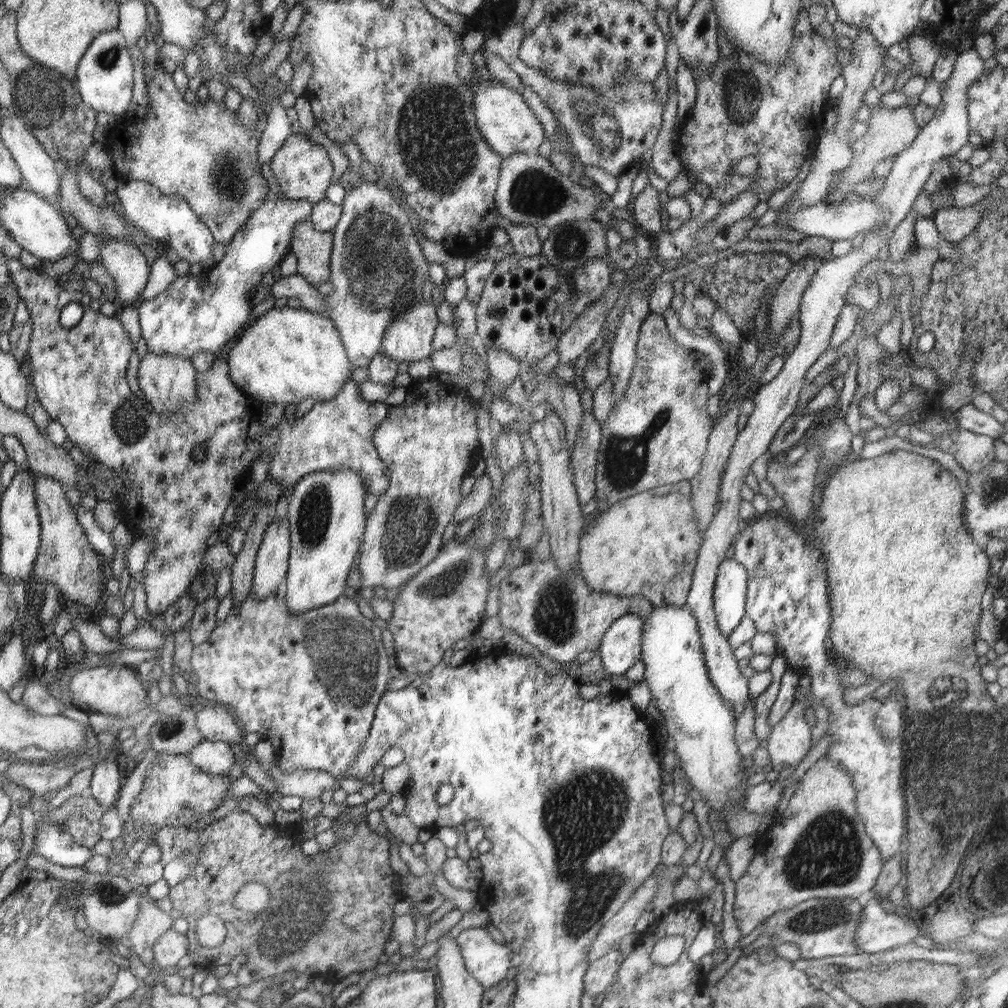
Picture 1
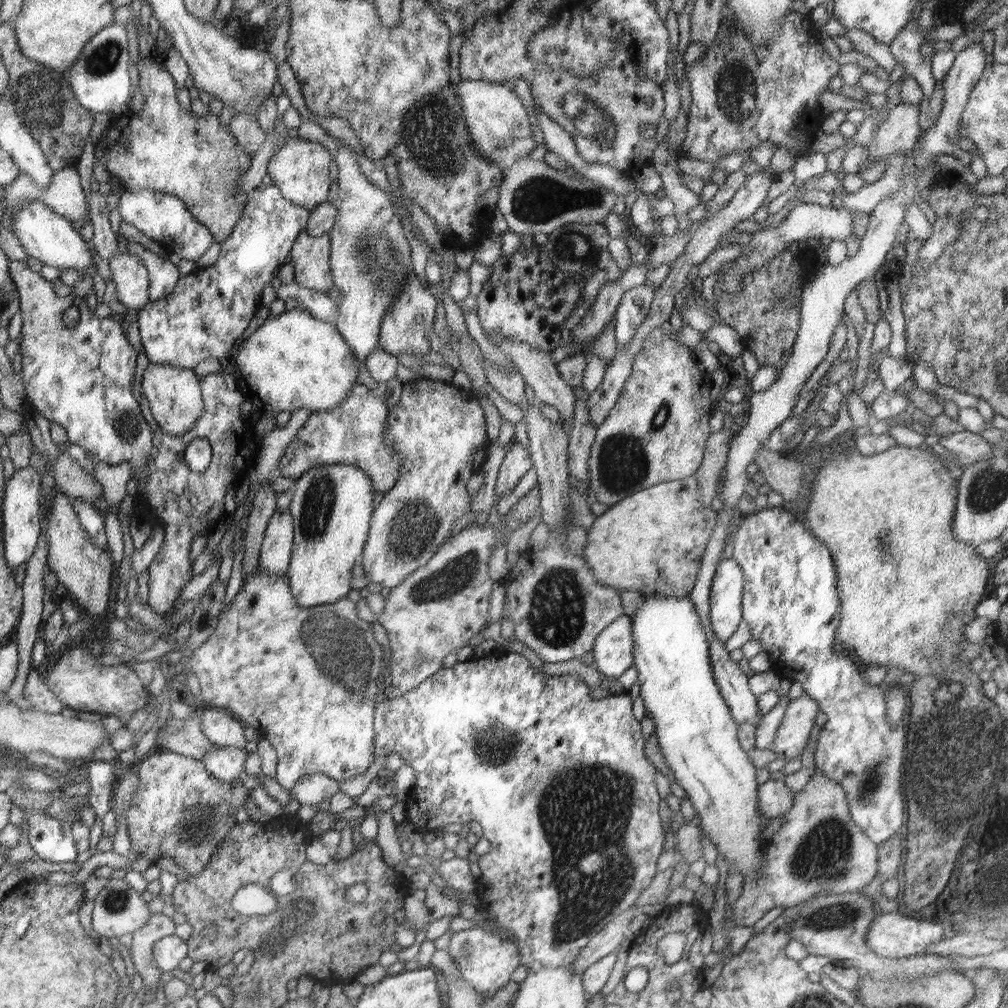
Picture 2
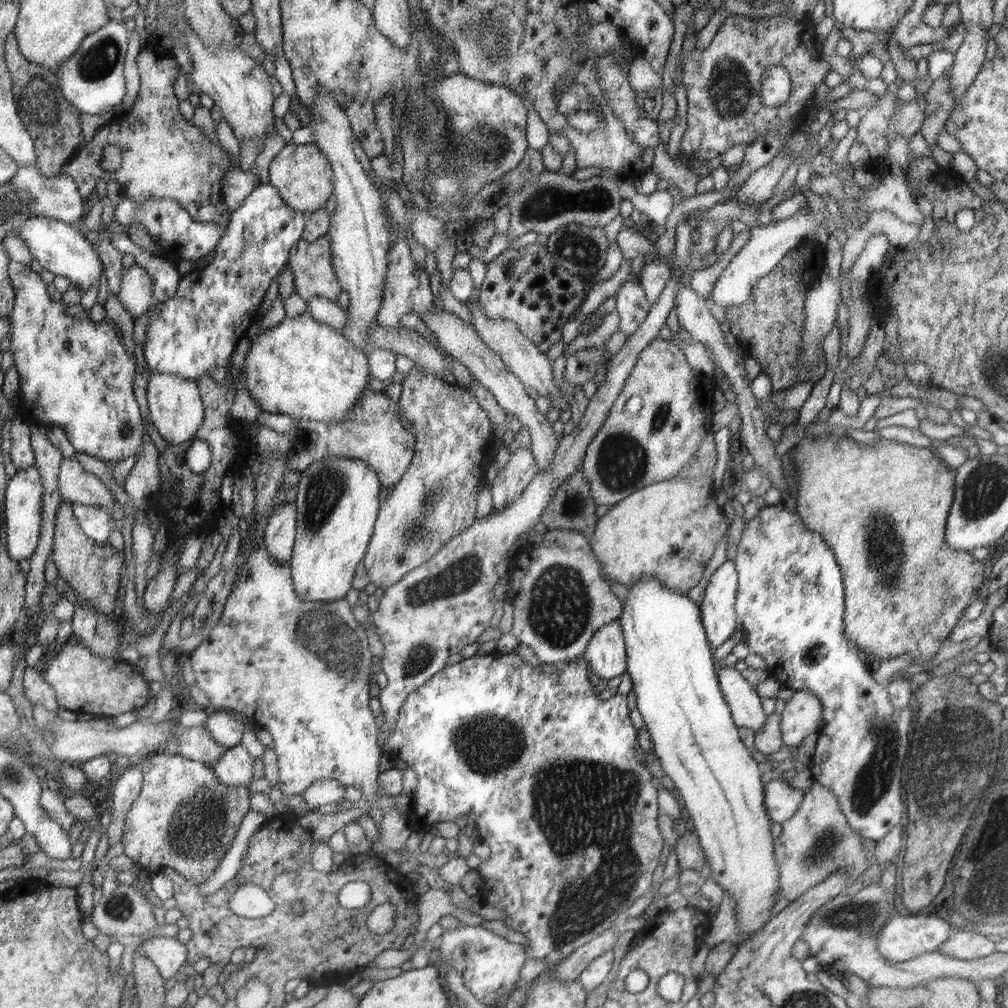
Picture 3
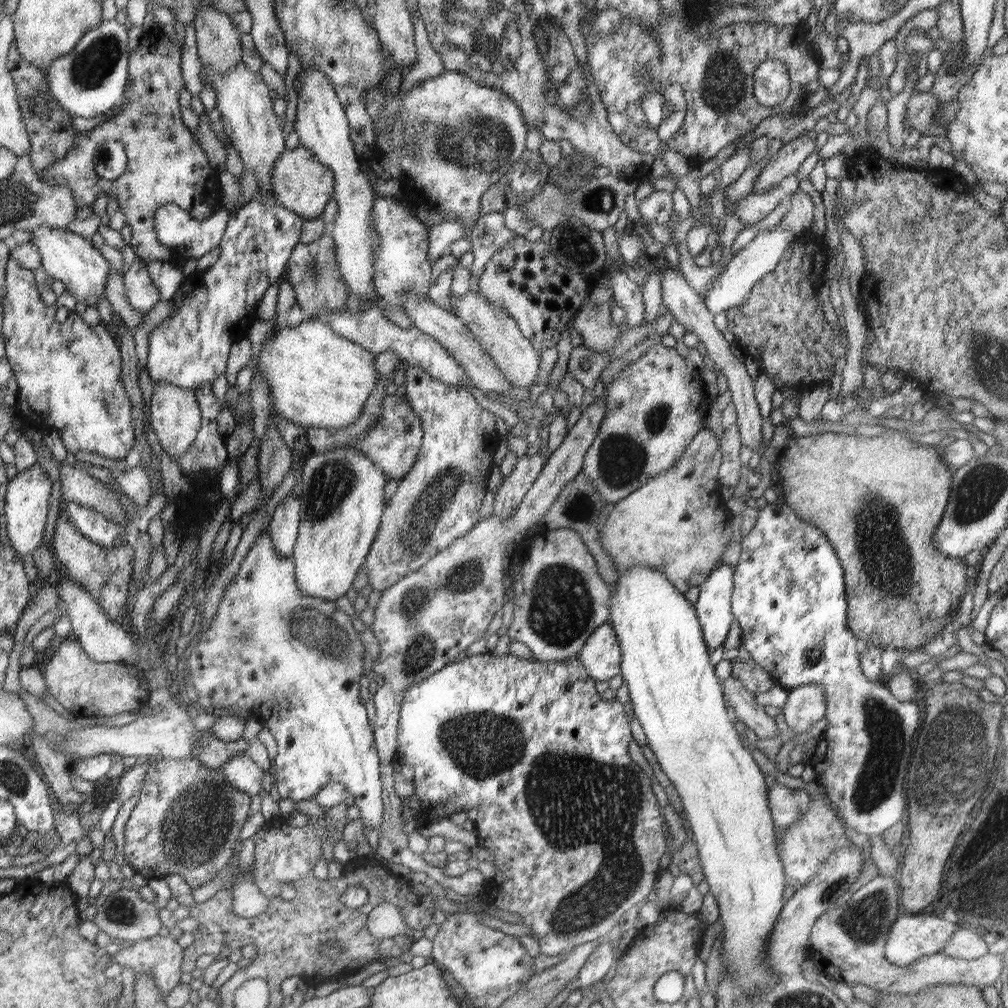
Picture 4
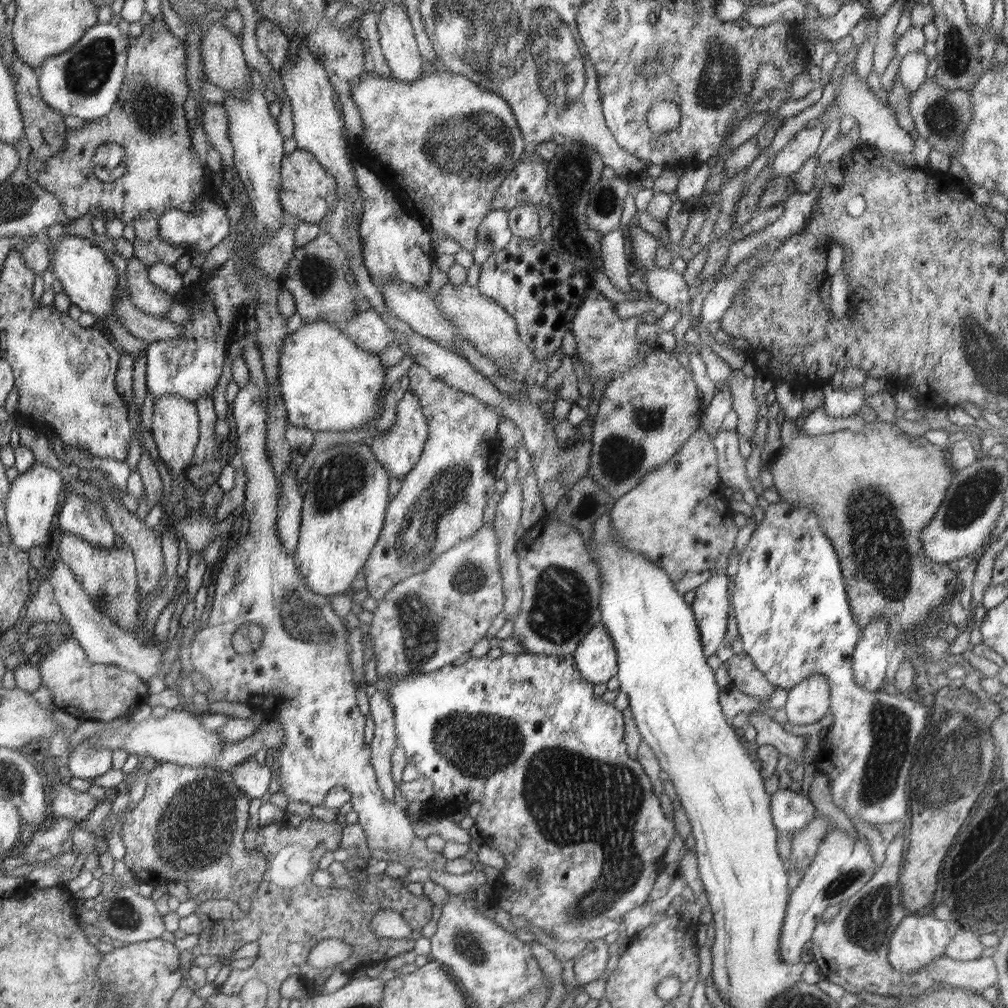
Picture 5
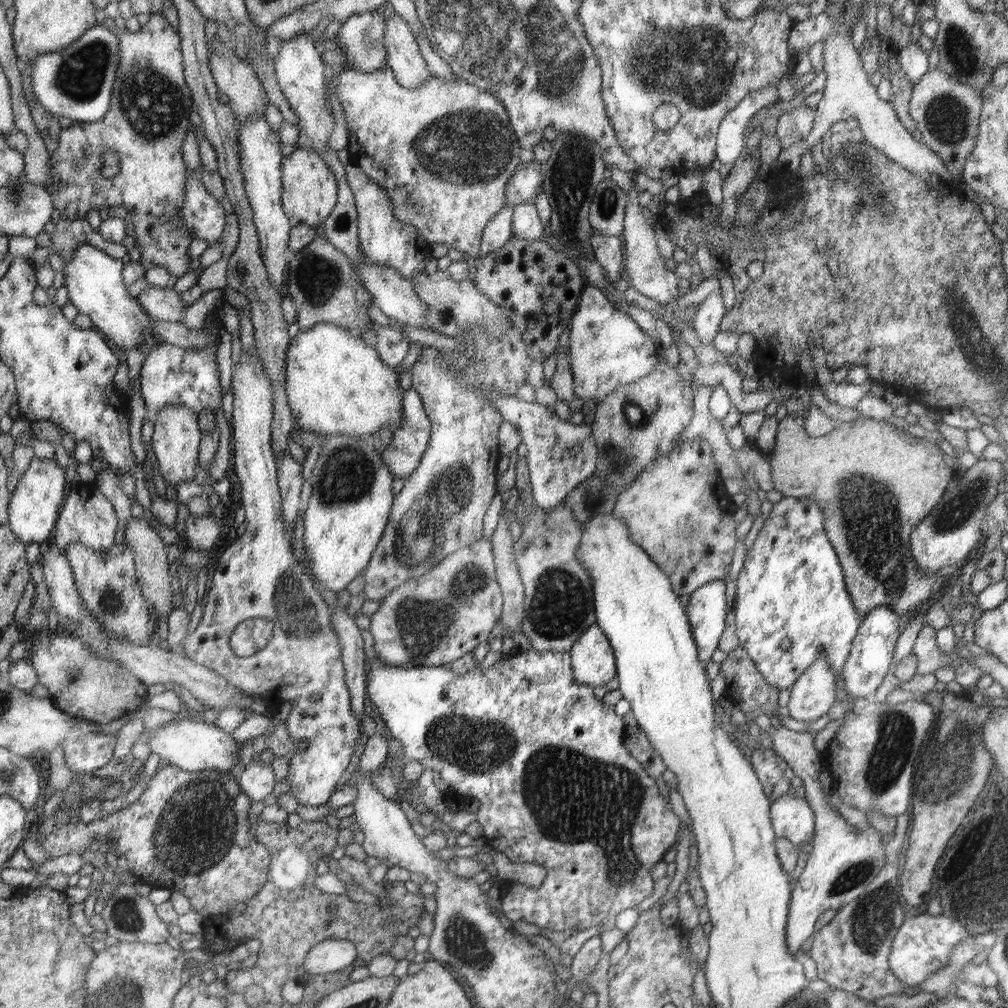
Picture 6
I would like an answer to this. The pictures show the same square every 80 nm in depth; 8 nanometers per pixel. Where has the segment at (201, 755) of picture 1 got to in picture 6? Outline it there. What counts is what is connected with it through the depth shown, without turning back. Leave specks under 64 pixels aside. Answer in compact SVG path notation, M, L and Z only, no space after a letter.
M261 760L251 761L236 776L241 790L254 799L254 802L263 801L266 796L270 796L276 784L276 774L272 764Z

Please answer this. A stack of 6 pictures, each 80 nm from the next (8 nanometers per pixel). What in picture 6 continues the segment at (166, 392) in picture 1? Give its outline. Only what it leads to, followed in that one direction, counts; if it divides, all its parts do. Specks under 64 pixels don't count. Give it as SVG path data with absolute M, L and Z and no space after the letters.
M171 404L161 412L156 412L153 415L153 421L155 427L151 444L166 485L171 484L176 488L180 482L192 482L199 468L198 445L204 435L197 422L197 415L185 404Z

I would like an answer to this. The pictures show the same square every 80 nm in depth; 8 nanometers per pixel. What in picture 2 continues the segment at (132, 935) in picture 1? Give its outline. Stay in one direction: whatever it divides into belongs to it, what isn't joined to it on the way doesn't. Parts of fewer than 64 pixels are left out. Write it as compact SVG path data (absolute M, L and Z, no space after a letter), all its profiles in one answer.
M151 912L148 922L133 932L132 962L136 972L142 977L143 987L146 992L160 986L161 970L154 960L153 946L161 938L172 936L176 923L172 918Z

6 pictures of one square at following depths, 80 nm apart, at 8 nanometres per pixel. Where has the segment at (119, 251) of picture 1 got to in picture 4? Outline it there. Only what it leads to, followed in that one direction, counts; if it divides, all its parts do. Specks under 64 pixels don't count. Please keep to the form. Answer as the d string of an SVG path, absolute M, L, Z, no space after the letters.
M137 258L123 275L128 302L138 312L150 312L161 301L161 291L149 276L145 262Z

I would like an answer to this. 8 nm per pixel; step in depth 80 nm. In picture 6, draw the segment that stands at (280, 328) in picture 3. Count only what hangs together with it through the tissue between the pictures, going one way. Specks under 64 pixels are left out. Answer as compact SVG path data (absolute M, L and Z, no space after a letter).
M324 323L314 325L308 331L300 331L290 340L286 362L285 391L295 426L318 435L348 435L368 440L385 426L393 430L401 428L405 418L401 395L404 395L405 390L400 387L400 372L378 358L378 352L354 336L354 332Z

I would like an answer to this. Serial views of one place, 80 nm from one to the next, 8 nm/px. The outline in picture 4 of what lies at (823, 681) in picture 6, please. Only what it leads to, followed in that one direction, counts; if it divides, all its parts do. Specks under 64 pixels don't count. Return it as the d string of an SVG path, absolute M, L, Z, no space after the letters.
M798 686L789 690L787 701L782 708L782 715L792 735L807 732L818 720L824 718L827 700L824 689L820 686Z

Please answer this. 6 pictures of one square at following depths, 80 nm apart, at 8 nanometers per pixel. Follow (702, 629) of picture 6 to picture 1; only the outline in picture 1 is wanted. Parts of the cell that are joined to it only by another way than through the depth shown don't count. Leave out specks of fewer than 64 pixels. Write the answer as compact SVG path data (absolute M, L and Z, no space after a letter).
M725 559L713 587L713 608L720 632L728 637L745 616L748 572L736 560Z

